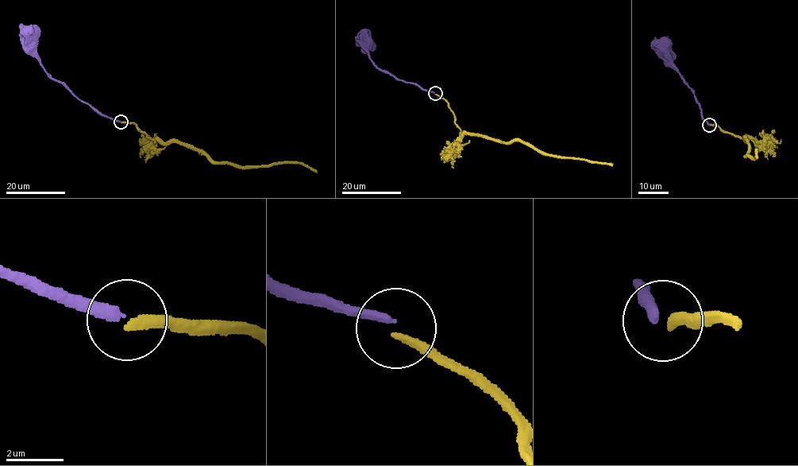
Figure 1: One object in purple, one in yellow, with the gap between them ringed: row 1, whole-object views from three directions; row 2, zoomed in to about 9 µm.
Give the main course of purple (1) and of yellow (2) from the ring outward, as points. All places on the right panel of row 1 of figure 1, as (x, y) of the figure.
1: (708, 125), (702, 116), (699, 105), (692, 90), (674, 64), (668, 44)
2: (710, 125), (749, 138), (744, 138), (749, 145), (746, 156), (755, 157), (755, 150), (757, 159)

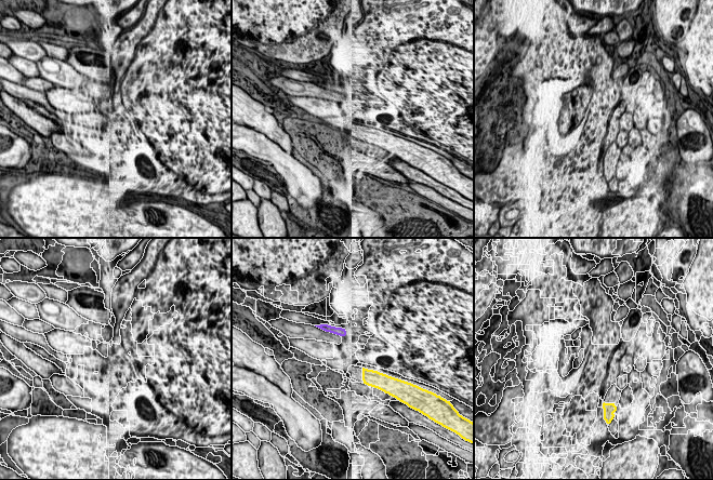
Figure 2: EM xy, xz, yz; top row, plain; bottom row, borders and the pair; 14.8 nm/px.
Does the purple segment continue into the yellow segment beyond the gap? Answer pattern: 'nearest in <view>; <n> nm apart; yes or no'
nearest in xz; 550 nm apart; yes

